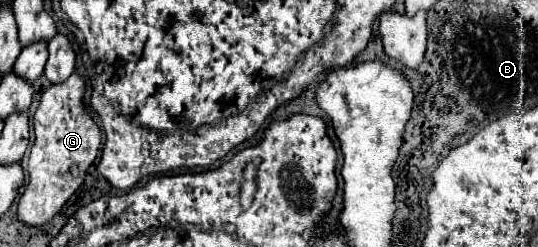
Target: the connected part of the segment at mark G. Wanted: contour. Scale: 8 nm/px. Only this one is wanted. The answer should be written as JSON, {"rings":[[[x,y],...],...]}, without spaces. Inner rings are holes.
{"rings":[[[74,73],[64,83],[50,85],[40,99],[34,115],[34,145],[28,163],[28,185],[18,203],[18,217],[28,225],[48,223],[68,201],[68,197],[82,185],[90,163],[100,149],[100,127],[84,105],[84,79]],[[80,173],[80,175],[72,175]]]}

